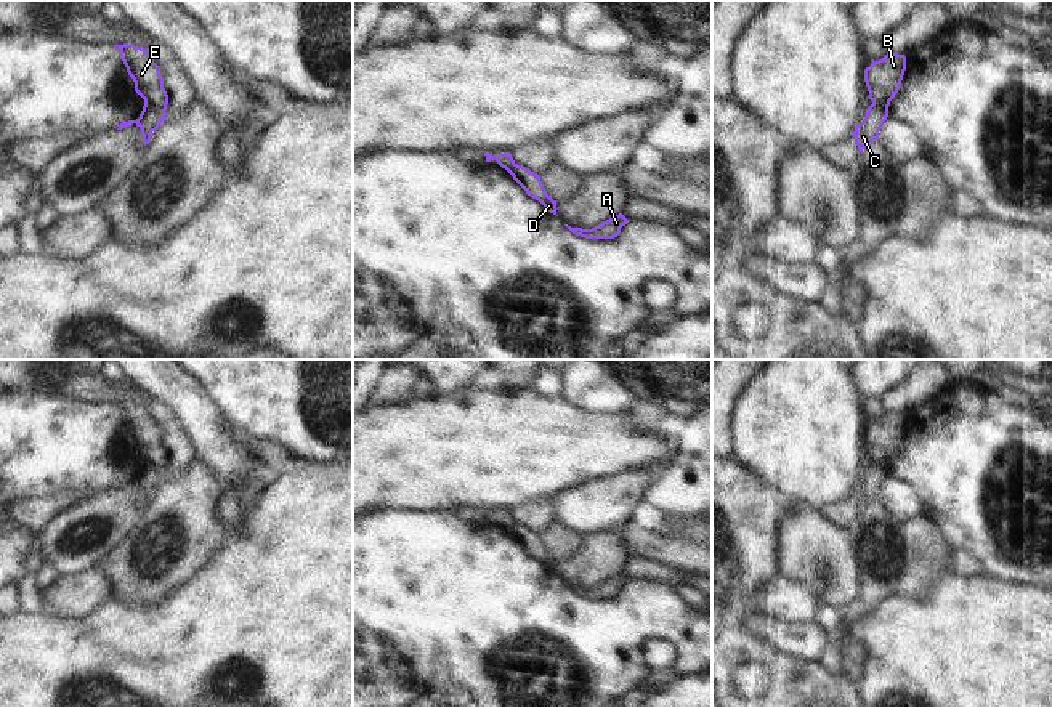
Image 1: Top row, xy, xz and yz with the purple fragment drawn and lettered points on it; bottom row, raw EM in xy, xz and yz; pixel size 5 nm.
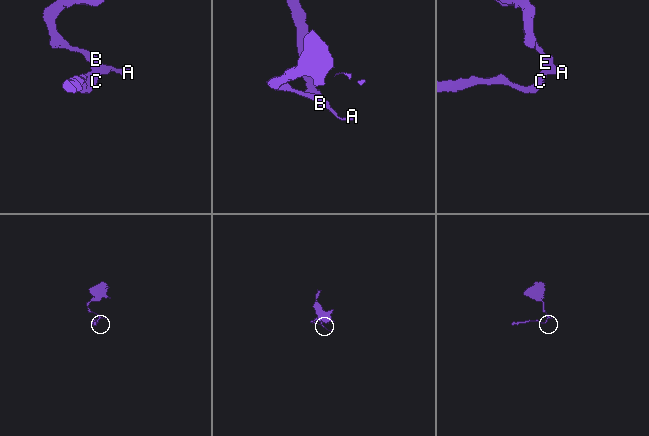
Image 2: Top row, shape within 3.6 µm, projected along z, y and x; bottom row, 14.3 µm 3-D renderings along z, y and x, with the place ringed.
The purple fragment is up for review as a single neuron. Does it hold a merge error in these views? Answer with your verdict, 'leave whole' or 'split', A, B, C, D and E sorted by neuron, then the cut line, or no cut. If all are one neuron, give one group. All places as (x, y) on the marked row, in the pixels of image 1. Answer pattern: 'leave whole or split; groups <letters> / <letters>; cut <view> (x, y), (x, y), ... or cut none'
split; groups A B D E / C; cut xy (145, 100), (162, 121)

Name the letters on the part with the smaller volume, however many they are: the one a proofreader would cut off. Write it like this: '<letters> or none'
C

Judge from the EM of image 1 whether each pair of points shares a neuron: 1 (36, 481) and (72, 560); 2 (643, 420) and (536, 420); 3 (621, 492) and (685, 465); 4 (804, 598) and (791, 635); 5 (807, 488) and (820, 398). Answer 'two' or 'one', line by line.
1: two
2: two
3: two
4: two
5: one

